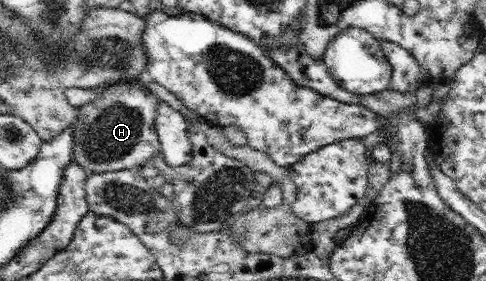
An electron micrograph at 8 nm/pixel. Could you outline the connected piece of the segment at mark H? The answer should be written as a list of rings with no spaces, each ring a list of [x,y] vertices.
[[[123,79],[119,83],[103,85],[107,87],[97,97],[82,106],[77,107],[77,118],[73,124],[73,151],[72,159],[87,171],[87,177],[91,174],[106,171],[119,171],[124,169],[138,169],[149,163],[161,152],[161,144],[156,130],[156,107],[159,100],[148,90],[141,88],[141,80]]]

